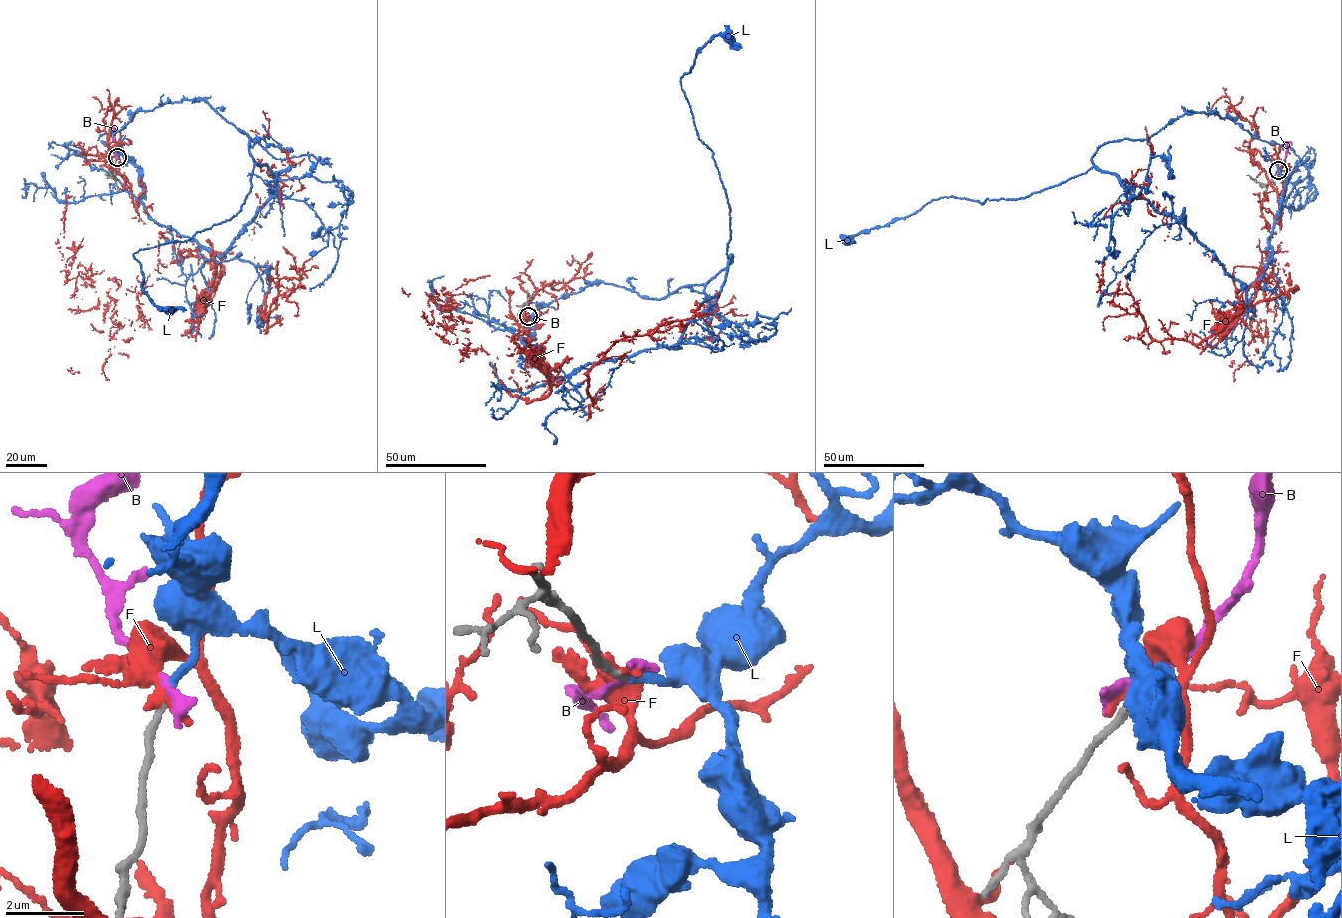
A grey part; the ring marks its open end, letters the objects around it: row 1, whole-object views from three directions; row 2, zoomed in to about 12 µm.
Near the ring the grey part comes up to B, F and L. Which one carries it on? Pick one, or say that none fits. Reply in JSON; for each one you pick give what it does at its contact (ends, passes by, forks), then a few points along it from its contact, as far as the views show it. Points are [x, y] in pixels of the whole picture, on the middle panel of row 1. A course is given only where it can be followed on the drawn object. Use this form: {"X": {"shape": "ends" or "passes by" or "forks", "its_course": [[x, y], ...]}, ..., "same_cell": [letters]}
{"L": {"shape": "ends", "its_course": [[528, 316], [530, 360], [560, 378], [672, 347], [713, 303], [730, 209], [680, 80], [706, 44], [729, 37]]}, "same_cell": ["L"]}

